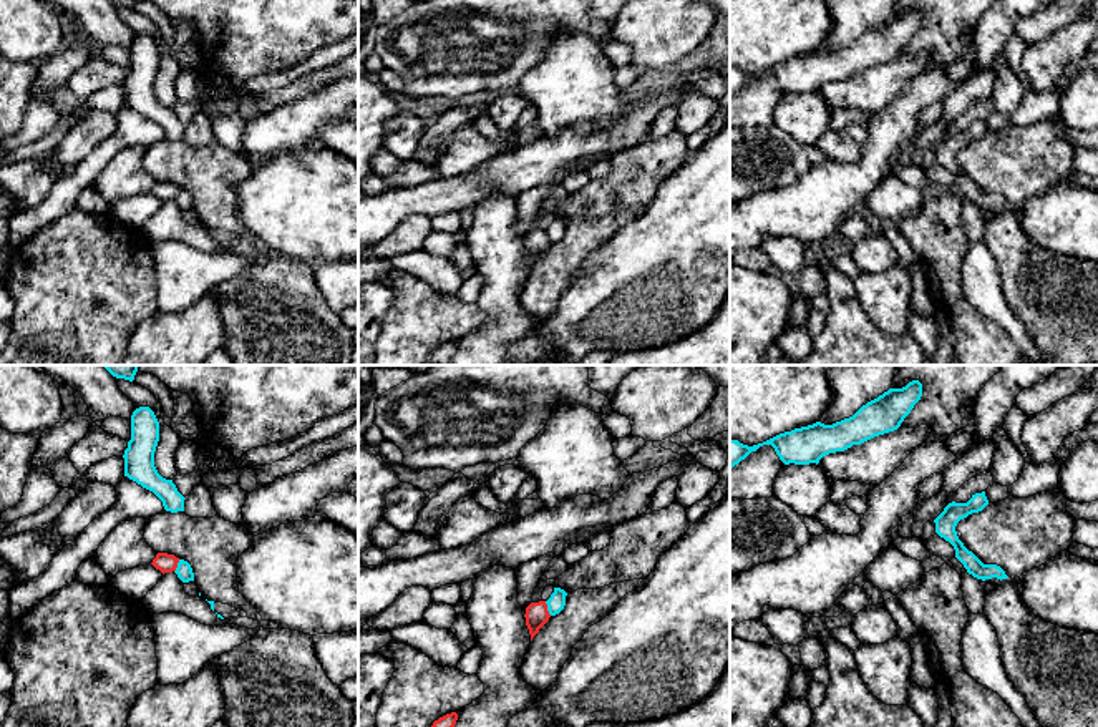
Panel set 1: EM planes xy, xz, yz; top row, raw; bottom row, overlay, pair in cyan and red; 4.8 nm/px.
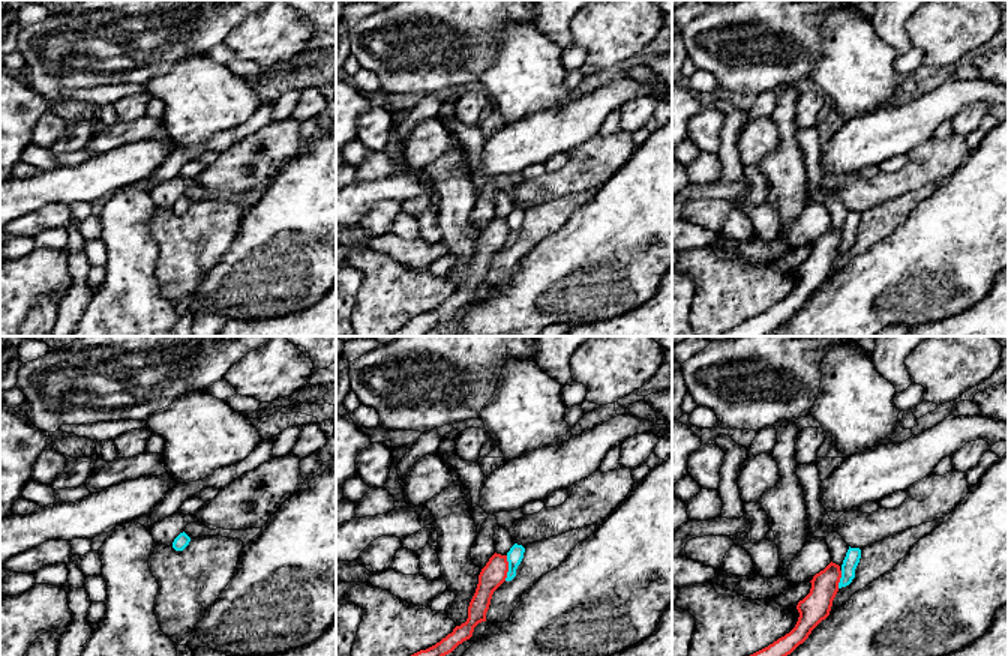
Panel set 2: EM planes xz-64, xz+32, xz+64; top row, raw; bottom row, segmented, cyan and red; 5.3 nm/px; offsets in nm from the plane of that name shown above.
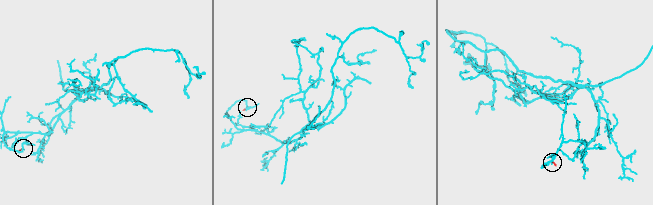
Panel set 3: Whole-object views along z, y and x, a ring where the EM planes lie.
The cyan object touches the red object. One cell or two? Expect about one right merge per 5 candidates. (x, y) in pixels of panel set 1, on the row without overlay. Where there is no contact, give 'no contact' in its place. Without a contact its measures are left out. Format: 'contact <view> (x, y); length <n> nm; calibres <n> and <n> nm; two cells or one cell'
contact xz (548, 236); length 80 nm; calibres 90 and 110 nm; two cells

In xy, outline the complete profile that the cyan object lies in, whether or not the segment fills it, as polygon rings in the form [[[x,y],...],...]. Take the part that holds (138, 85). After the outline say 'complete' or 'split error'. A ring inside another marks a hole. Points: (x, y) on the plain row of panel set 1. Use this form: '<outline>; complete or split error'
[[[139,35],[131,43],[131,68],[124,78],[124,105],[153,120],[166,139],[184,139],[184,124],[172,108],[163,106],[154,95],[159,70],[159,50],[149,35]]]; complete

